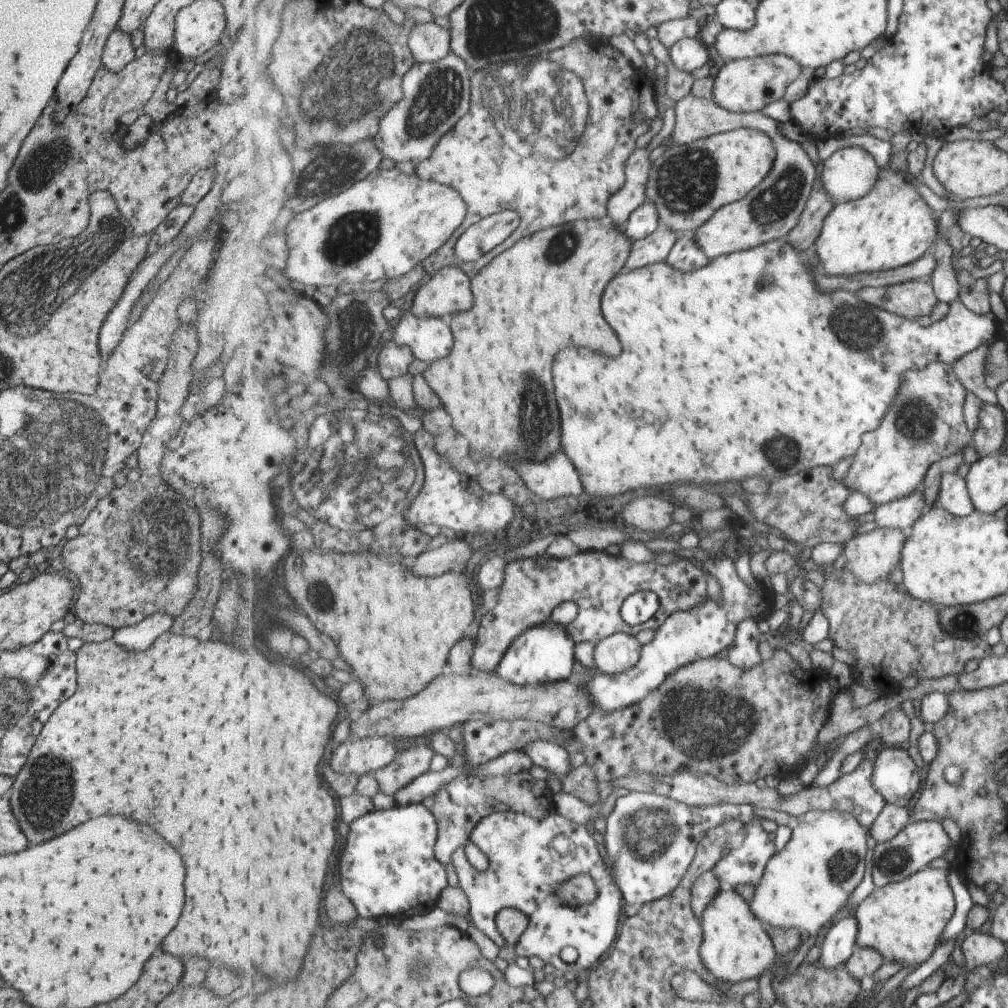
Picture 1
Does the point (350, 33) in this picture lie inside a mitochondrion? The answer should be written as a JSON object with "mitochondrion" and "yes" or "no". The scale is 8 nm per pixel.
{"mitochondrion":"yes"}

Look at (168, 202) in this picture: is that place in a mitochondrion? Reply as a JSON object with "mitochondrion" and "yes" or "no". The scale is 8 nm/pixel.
{"mitochondrion":"no"}

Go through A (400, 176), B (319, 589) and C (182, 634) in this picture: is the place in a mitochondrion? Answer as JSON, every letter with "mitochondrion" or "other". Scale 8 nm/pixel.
{"A":"other","B":"mitochondrion","C":"other"}

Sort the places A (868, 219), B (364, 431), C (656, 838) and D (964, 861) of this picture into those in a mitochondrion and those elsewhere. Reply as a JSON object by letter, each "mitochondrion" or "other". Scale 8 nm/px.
{"A":"other","B":"mitochondrion","C":"mitochondrion","D":"other"}

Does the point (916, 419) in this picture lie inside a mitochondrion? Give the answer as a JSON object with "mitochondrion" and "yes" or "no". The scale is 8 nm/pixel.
{"mitochondrion":"yes"}

